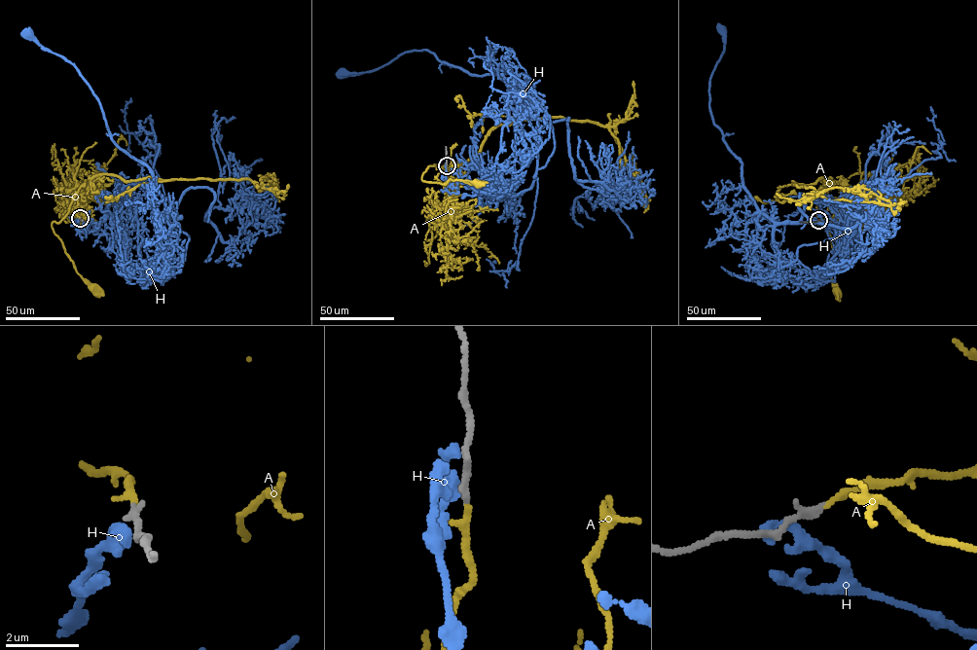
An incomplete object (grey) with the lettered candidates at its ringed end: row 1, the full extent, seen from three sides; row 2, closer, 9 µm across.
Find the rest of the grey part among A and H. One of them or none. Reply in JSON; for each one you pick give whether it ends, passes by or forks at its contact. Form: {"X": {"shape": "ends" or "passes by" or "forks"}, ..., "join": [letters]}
{"A": {"shape": "ends"}, "join": ["A"]}

